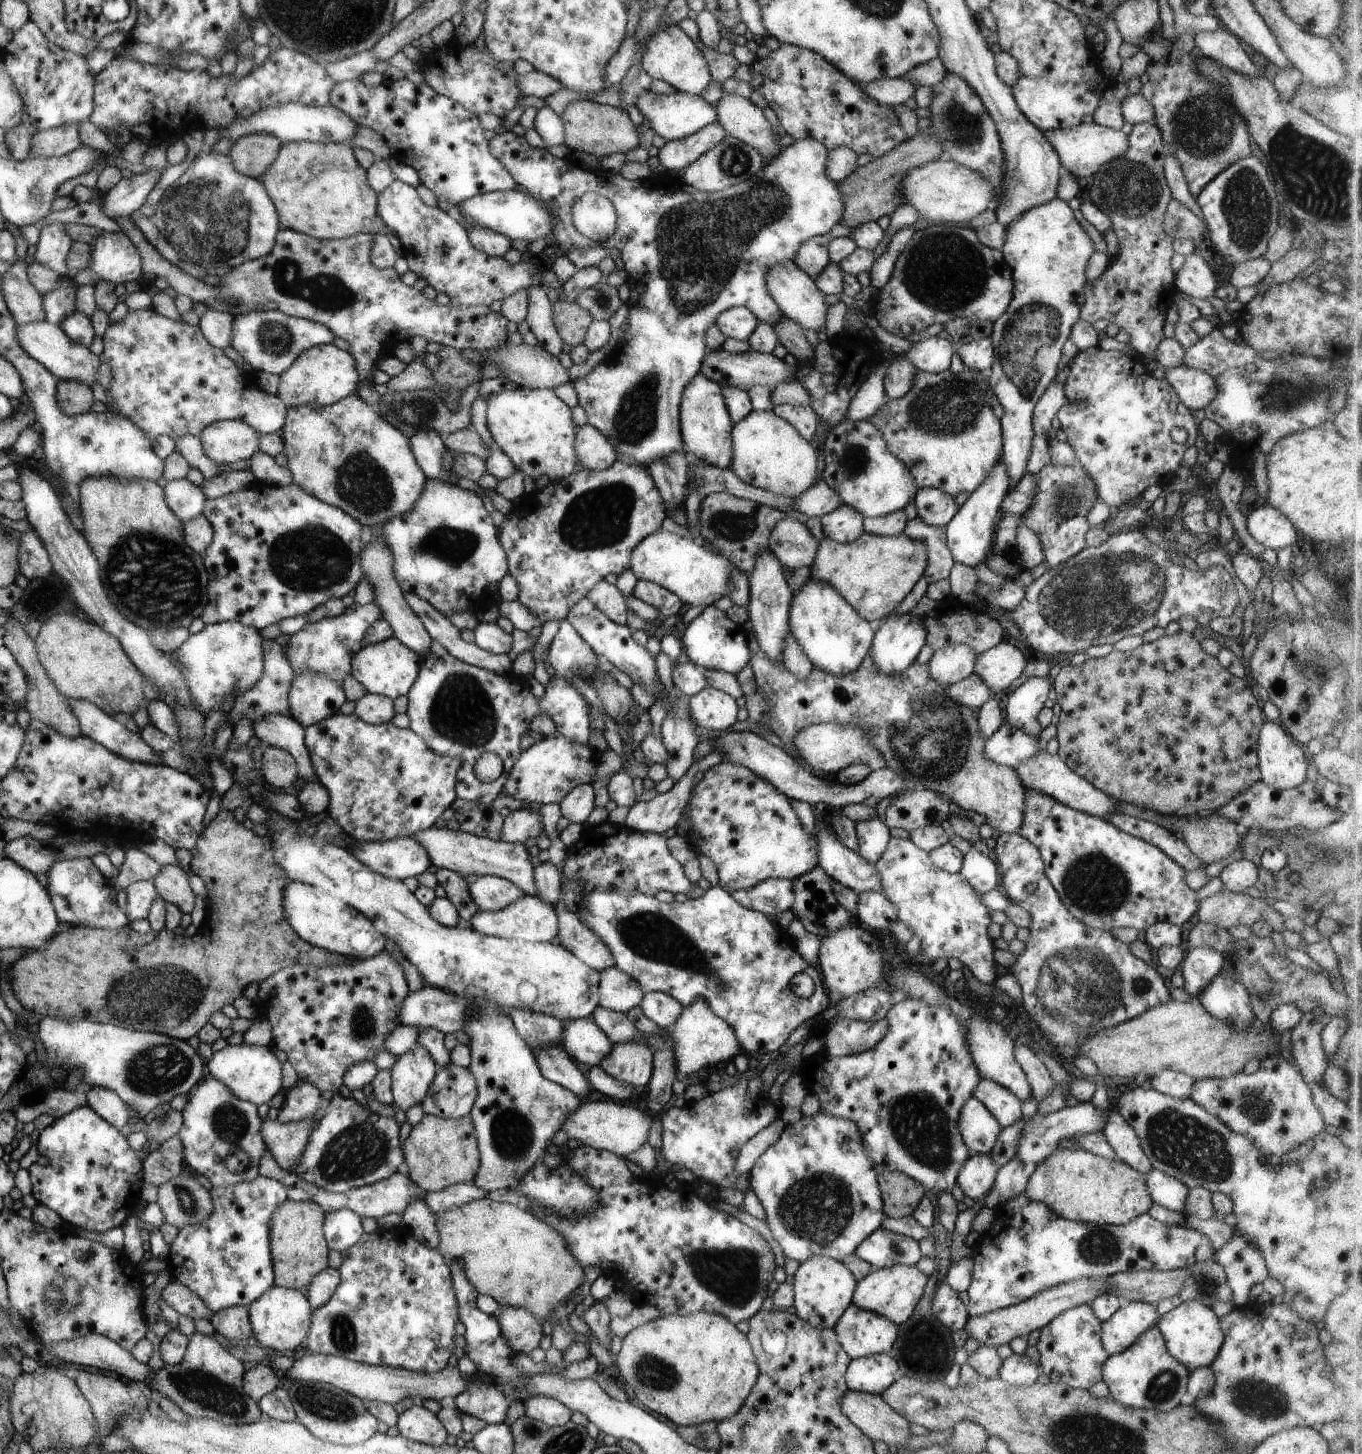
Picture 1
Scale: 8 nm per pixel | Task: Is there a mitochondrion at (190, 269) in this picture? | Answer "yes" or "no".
yes

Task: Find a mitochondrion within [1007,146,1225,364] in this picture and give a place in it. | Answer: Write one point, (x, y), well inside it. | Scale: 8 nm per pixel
(1132, 188)

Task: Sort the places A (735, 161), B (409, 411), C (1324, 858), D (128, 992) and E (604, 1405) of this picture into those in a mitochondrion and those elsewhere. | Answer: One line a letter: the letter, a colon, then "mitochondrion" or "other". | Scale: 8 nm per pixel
A: mitochondrion
B: mitochondrion
C: mitochondrion
D: mitochondrion
E: other

